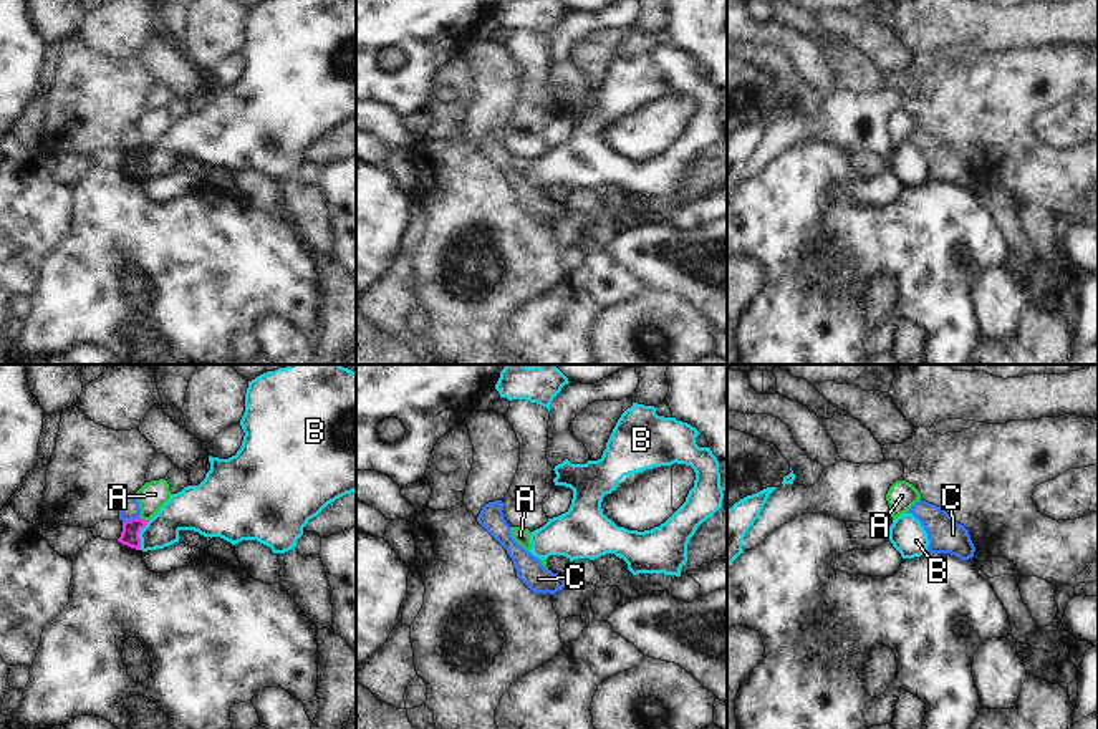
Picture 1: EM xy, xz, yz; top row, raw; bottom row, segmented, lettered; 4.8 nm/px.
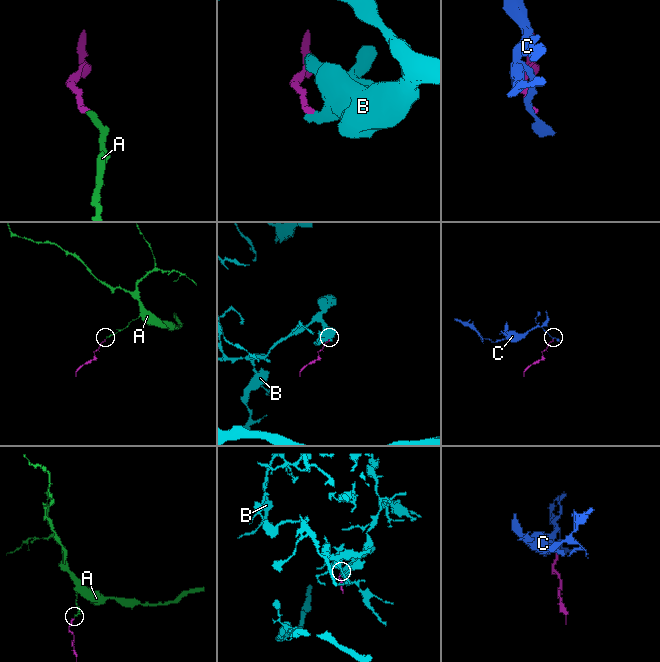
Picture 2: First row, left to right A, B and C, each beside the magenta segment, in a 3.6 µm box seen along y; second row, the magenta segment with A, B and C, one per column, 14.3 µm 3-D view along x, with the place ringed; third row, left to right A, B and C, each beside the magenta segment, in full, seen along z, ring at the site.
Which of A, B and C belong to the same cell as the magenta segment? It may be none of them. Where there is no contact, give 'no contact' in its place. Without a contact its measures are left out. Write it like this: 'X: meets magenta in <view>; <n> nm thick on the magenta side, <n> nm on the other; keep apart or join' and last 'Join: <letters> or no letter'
A: meets magenta in xy; 90 nm thick on the magenta side, 140 nm on the other; join
B: meets magenta in xy; 90 nm thick on the magenta side, 180 nm on the other; keep apart
C: meets magenta in xy; 90 nm thick on the magenta side, 100 nm on the other; keep apart
Join: A

